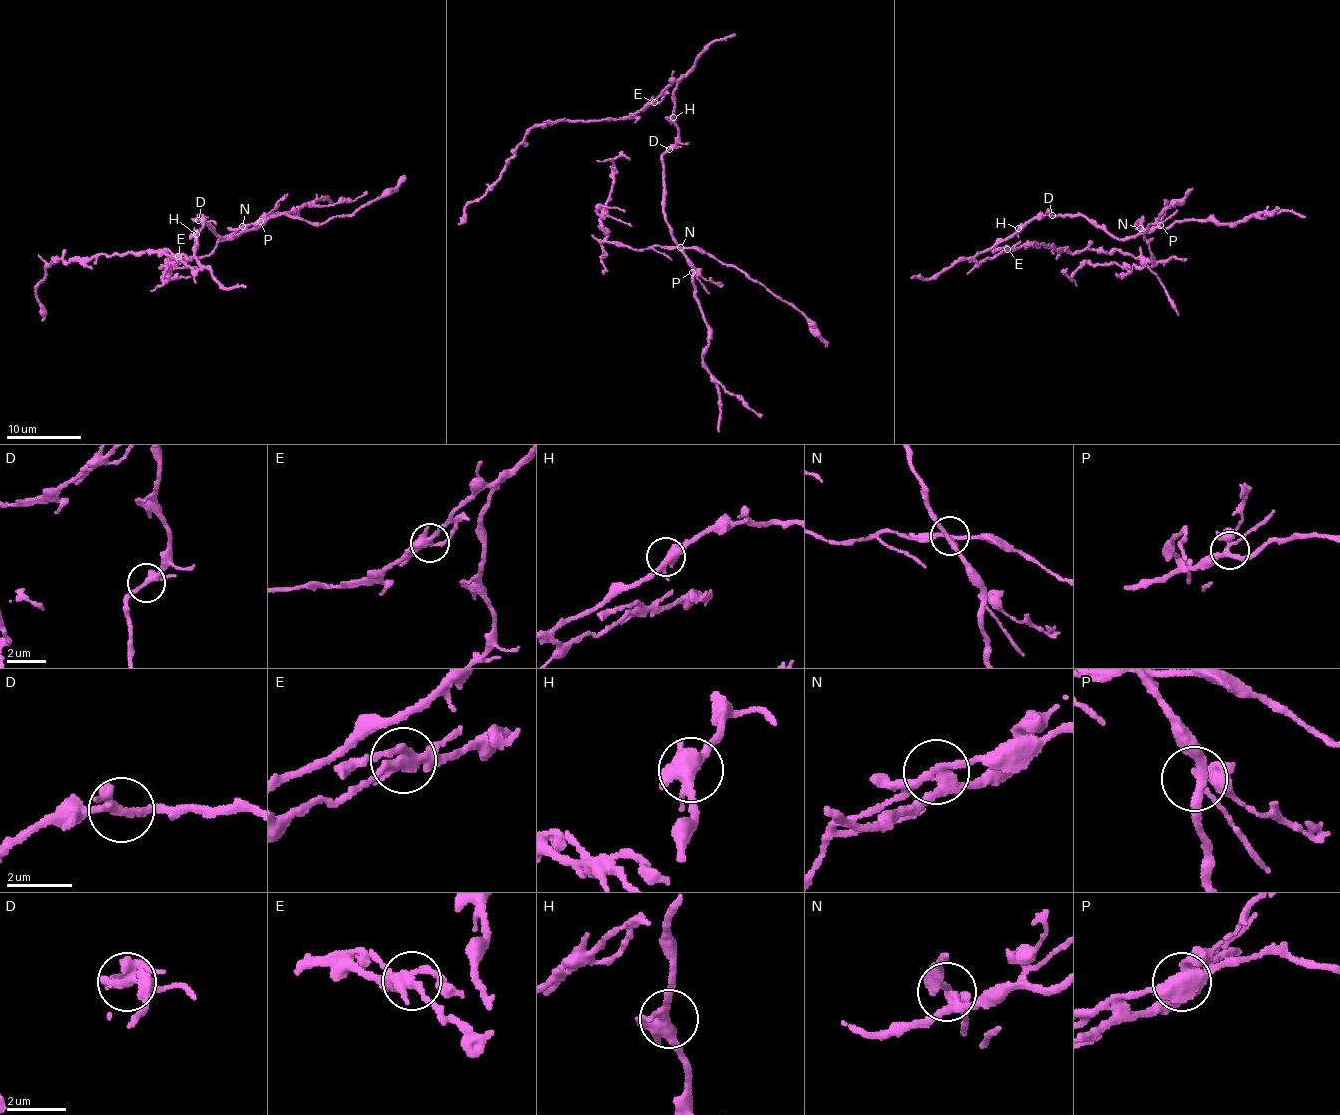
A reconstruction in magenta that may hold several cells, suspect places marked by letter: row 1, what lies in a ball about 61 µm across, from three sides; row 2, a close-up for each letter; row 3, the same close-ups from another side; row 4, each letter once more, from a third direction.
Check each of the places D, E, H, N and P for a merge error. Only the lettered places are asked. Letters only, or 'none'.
N

